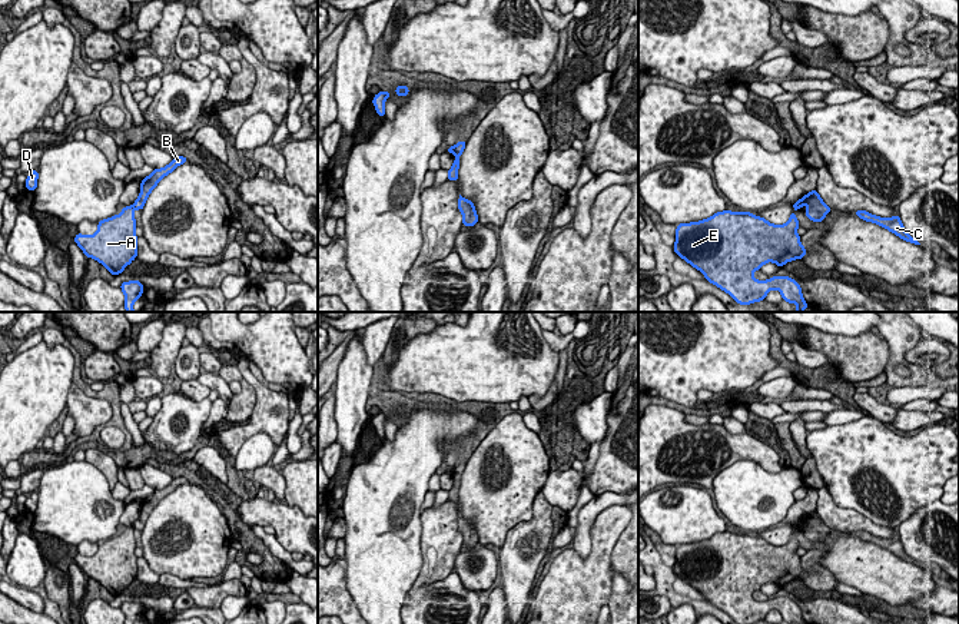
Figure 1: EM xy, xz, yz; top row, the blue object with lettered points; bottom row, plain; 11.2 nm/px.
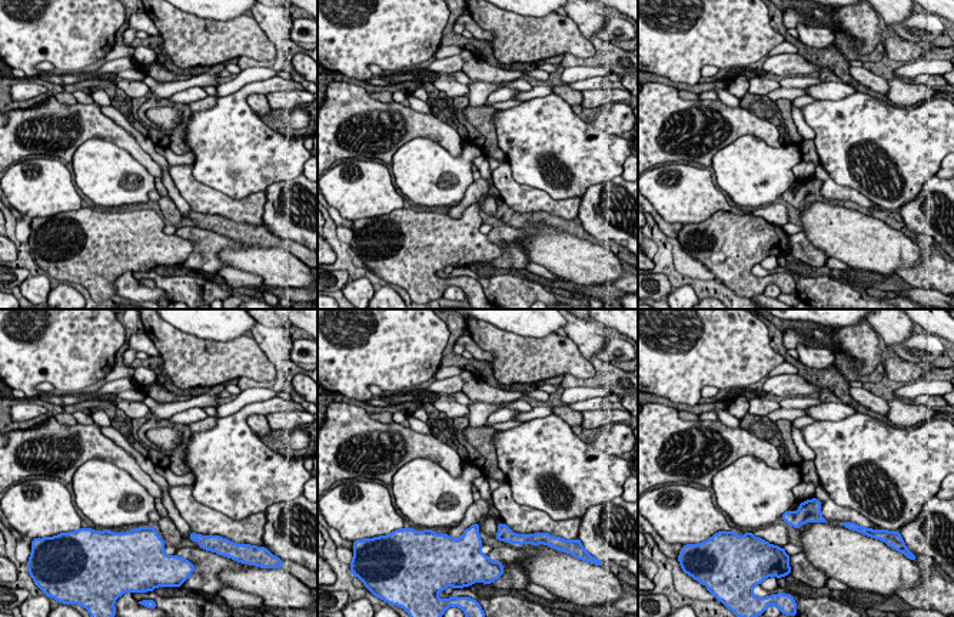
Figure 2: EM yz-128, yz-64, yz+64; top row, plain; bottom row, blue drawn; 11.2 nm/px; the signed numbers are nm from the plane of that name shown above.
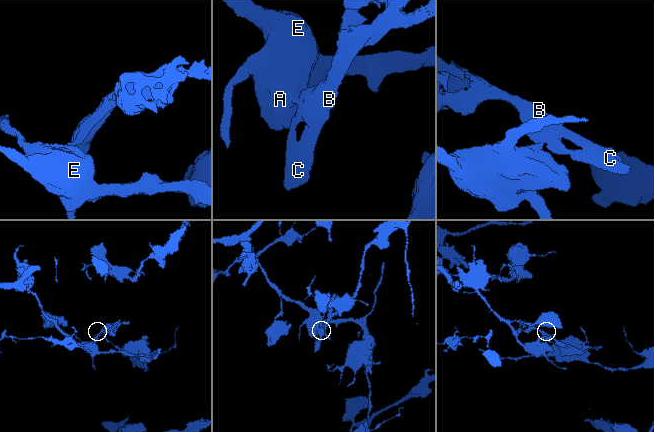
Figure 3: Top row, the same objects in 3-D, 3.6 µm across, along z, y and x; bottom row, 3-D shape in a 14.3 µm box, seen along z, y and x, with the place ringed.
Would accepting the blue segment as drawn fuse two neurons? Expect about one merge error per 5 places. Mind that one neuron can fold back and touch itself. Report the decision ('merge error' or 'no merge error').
merge error

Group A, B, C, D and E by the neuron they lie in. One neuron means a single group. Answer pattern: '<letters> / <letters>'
A D E / B C

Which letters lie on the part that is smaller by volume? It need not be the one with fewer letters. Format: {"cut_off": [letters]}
{"cut_off": ["B", "C"]}

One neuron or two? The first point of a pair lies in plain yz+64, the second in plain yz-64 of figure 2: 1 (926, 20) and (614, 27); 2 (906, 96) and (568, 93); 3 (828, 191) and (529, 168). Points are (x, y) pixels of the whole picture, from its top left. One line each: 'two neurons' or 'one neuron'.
1: one neuron
2: two neurons
3: two neurons

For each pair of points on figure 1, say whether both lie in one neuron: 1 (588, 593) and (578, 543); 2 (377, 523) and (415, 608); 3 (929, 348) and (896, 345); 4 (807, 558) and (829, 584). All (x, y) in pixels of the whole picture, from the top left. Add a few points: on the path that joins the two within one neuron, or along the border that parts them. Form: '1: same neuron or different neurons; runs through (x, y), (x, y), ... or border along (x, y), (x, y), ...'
1: different neurons; border along (593, 525), (591, 551), (583, 558)
2: different neurons; border along (411, 588), (400, 608)
3: different neurons; border along (926, 335), (905, 354), (905, 358), (929, 369)
4: same neuron; runs through (812, 564), (823, 578)

